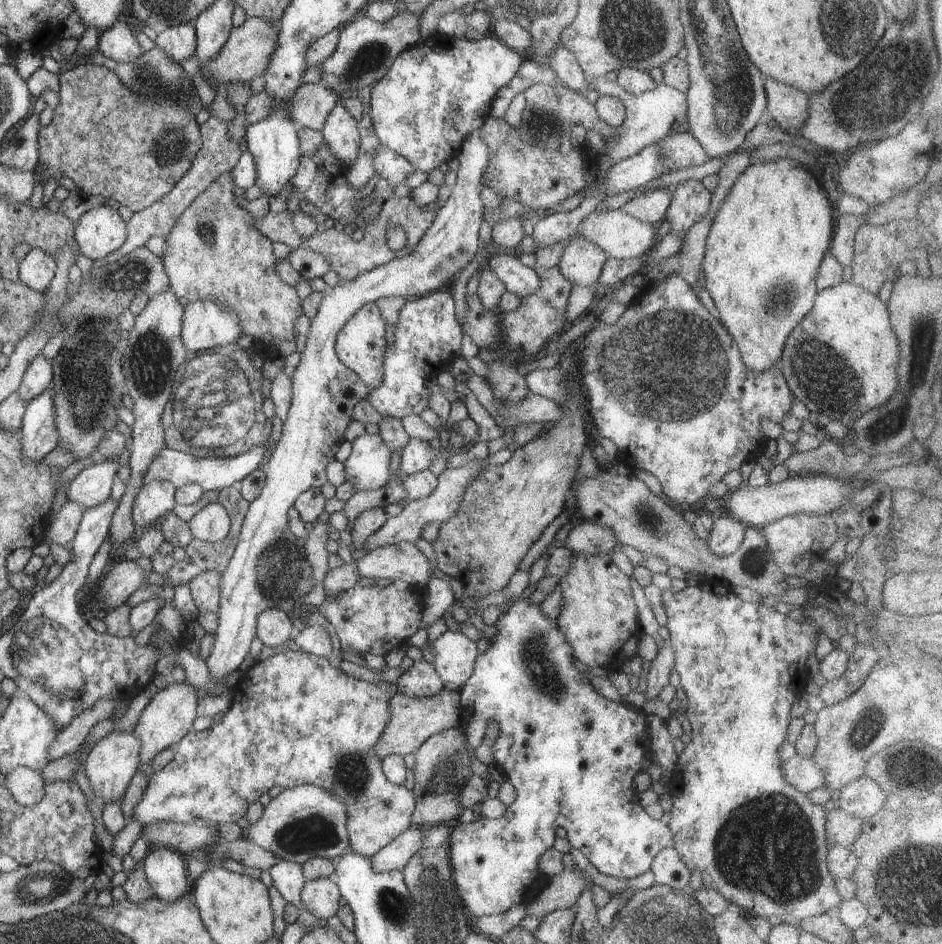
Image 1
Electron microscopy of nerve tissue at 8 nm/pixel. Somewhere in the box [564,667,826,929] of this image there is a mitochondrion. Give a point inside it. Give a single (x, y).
(785, 867)

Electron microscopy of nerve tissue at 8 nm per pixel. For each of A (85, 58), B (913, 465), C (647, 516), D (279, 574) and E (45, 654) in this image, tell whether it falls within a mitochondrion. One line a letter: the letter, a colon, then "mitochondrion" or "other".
A: other
B: other
C: mitochondrion
D: mitochondrion
E: mitochondrion

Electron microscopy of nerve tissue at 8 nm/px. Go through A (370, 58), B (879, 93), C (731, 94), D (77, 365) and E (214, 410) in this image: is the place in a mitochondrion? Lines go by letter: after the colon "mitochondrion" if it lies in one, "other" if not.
A: mitochondrion
B: mitochondrion
C: mitochondrion
D: mitochondrion
E: mitochondrion

